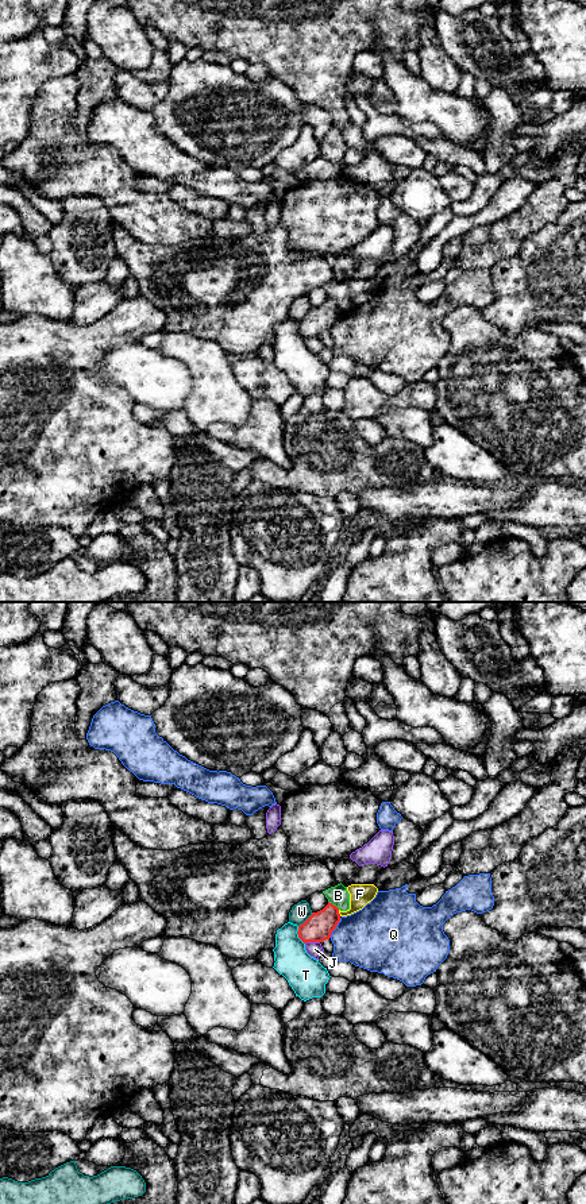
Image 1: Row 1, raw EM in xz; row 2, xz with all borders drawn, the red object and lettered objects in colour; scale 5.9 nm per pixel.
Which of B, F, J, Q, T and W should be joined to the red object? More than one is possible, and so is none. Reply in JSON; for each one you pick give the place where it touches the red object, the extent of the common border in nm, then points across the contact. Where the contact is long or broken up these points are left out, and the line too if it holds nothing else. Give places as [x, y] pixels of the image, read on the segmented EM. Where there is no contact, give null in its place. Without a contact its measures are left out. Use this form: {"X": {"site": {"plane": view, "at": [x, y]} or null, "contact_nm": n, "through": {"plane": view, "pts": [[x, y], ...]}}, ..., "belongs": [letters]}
{"belongs": []}

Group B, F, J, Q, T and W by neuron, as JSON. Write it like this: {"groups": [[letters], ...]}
{"groups": [["B", "F"], ["J"], ["Q"], ["T"], ["W"]]}

